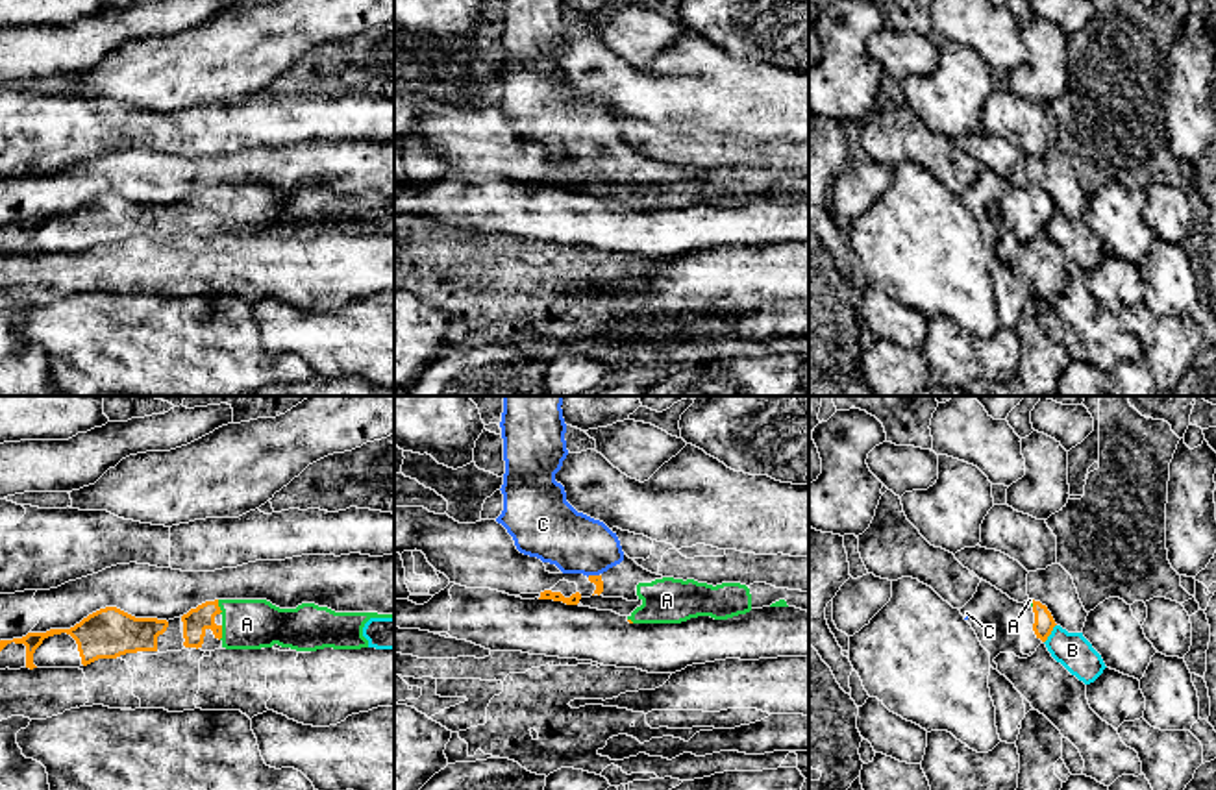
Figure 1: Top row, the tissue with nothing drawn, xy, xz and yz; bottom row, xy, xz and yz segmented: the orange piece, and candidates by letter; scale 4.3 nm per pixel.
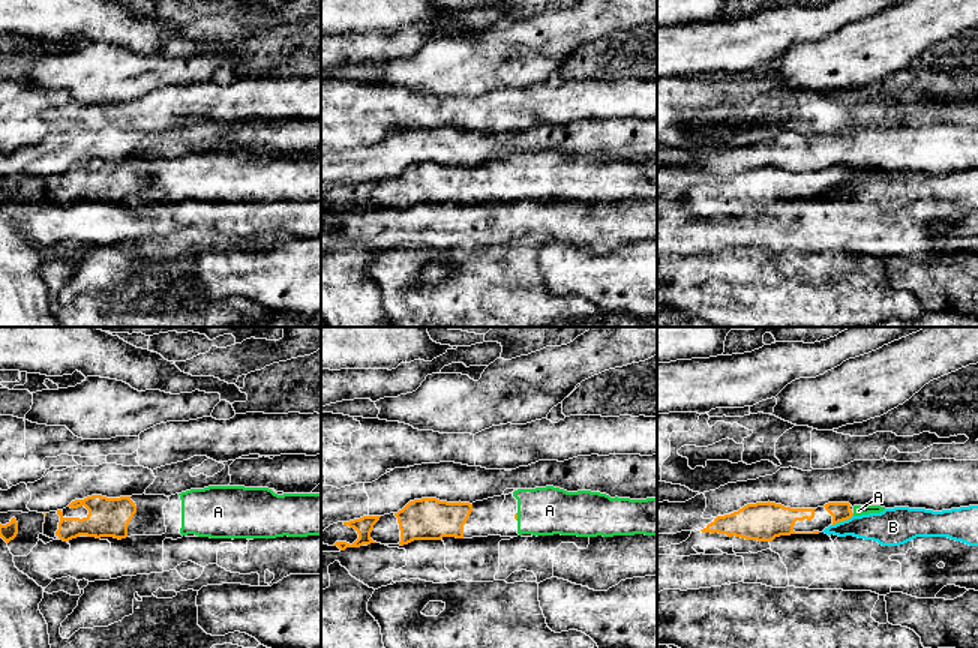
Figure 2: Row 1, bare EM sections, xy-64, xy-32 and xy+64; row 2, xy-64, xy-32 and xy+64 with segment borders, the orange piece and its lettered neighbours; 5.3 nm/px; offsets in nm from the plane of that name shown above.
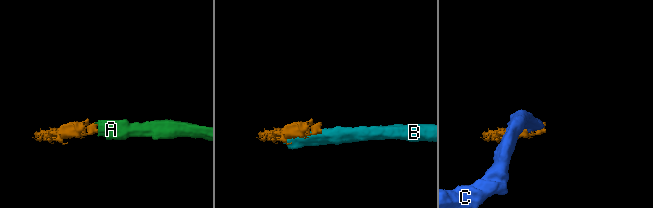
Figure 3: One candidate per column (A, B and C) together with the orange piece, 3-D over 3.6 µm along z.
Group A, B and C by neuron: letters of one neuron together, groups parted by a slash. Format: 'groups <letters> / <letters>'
groups A C / B

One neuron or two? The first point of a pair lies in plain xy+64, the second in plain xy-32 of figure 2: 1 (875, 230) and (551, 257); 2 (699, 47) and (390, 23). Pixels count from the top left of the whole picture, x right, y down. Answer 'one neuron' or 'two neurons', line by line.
1: two neurons
2: two neurons

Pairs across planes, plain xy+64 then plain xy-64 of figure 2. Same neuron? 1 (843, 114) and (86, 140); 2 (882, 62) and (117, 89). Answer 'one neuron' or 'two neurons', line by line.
1: two neurons
2: one neuron

